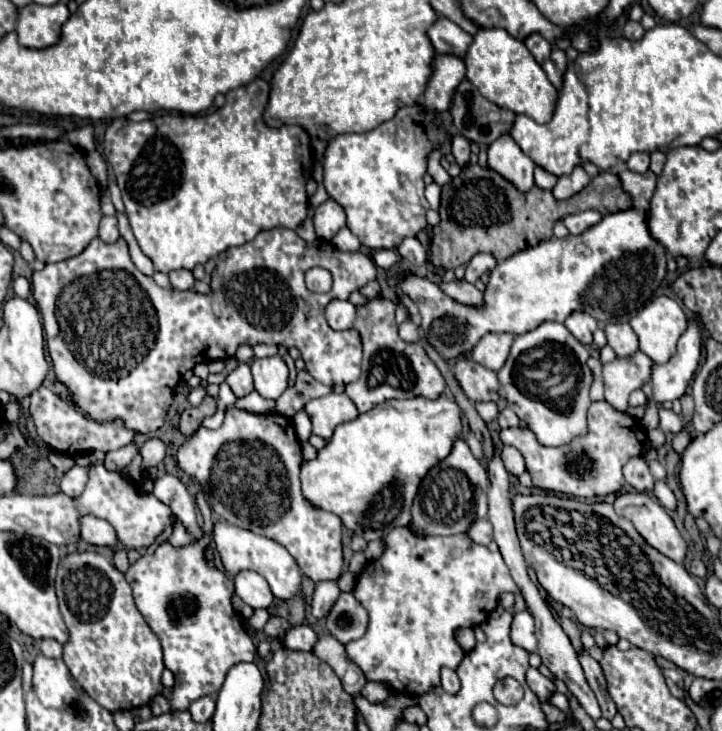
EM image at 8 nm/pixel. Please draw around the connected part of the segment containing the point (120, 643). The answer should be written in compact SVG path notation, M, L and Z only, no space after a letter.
M72 552L60 560L56 572L60 612L70 630L64 662L80 688L110 712L132 710L158 696L162 686L162 646L138 612L122 572L98 552Z

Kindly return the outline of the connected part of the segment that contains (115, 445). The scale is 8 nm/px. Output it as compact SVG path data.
M40 386L30 396L30 410L28 412L30 412L30 420L34 422L38 436L50 446L52 452L58 452L58 454L76 456L76 454L82 454L88 450L110 452L110 450L118 450L126 444L130 444L136 436L136 432L128 430L124 426L124 422L120 422L120 418L110 420L110 422L96 422L92 418L86 418L82 412L78 412L76 406L64 402L60 396L56 396L54 392L50 392L44 386Z

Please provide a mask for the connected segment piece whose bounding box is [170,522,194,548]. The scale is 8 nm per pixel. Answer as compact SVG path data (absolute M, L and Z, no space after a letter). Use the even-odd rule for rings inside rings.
M178 522L178 524L174 526L172 536L170 536L170 544L176 546L176 548L182 548L182 546L188 546L192 540L194 540L194 538L192 538L192 536L186 532L186 528Z

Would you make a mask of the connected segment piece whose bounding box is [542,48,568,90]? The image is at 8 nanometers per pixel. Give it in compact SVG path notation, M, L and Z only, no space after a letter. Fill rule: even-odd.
M554 48L554 50L552 50L550 60L546 60L546 62L542 64L542 68L544 68L544 72L546 72L548 80L550 80L550 82L560 90L560 86L562 86L562 78L564 78L564 70L568 68L566 54L564 54L562 50Z

